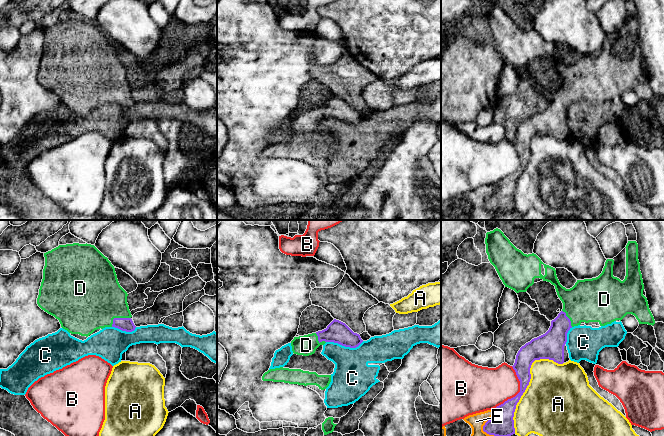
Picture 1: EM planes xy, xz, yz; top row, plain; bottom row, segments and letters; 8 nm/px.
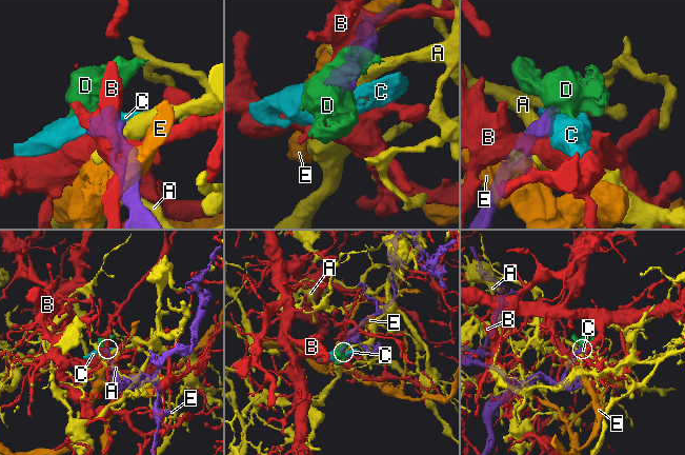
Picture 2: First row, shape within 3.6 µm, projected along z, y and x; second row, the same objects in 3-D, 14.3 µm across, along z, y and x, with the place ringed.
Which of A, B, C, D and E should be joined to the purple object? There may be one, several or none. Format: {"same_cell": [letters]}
{"same_cell": ["D"]}

